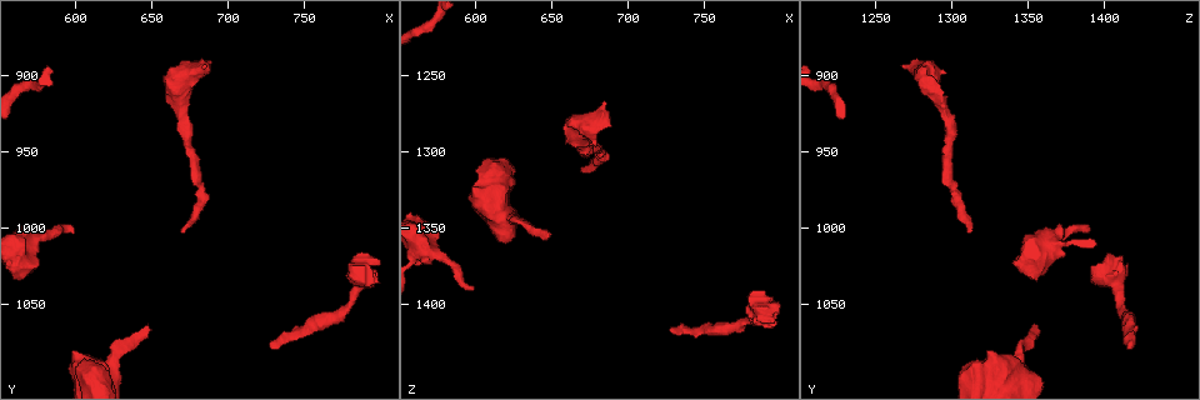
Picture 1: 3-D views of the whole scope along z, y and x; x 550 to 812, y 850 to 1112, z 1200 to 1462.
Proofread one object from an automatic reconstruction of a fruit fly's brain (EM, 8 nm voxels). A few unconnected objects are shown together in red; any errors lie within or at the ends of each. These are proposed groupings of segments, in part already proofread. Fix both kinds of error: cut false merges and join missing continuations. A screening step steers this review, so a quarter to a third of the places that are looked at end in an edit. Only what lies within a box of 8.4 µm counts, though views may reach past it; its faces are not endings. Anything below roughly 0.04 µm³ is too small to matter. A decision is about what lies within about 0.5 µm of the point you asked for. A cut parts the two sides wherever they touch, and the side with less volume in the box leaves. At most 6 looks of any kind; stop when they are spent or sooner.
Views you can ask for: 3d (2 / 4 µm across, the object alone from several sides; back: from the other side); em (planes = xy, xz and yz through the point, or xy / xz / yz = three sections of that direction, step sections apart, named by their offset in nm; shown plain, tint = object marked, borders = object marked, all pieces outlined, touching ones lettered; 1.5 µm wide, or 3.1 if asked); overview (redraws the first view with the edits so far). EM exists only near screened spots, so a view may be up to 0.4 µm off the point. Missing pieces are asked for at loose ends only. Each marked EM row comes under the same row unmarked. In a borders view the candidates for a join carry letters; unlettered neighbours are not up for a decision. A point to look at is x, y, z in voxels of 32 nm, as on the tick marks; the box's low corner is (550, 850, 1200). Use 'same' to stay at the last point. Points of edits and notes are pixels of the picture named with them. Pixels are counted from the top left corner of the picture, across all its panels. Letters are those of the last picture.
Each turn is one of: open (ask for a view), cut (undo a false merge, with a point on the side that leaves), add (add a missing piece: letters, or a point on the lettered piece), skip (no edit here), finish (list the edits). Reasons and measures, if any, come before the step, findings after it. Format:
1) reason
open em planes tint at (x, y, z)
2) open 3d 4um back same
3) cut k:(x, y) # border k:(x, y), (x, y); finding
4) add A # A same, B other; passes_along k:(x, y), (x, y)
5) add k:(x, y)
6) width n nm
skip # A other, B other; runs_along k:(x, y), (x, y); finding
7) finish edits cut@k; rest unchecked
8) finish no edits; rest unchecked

free end
open 3d 4um at (728, 1078, 1416)

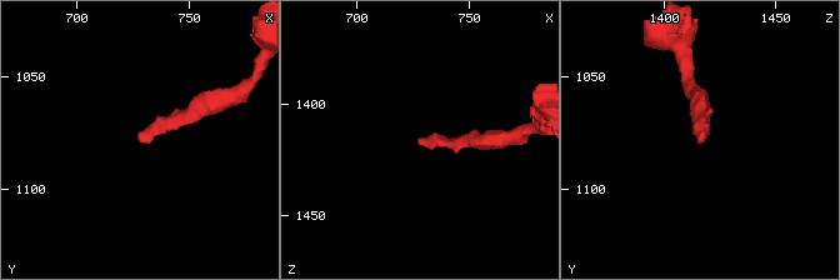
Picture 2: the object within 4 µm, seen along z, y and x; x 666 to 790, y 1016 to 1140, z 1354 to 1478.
now the EM
open em xy step 8 tint at (728, 1078, 1415)

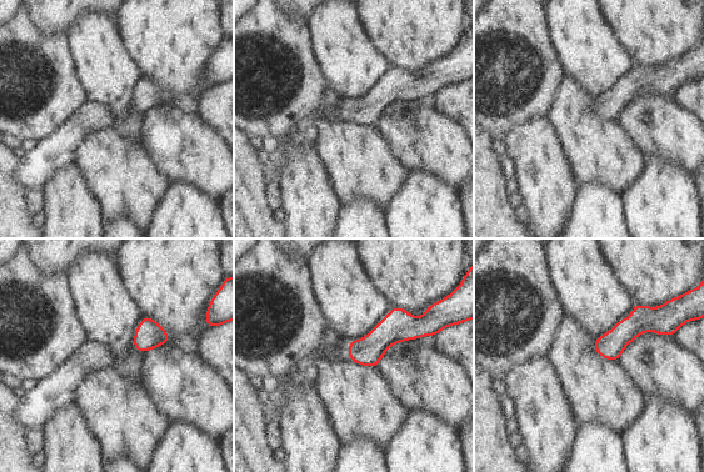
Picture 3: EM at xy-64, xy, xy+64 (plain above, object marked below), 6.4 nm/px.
cut it another way
open em planes borders same

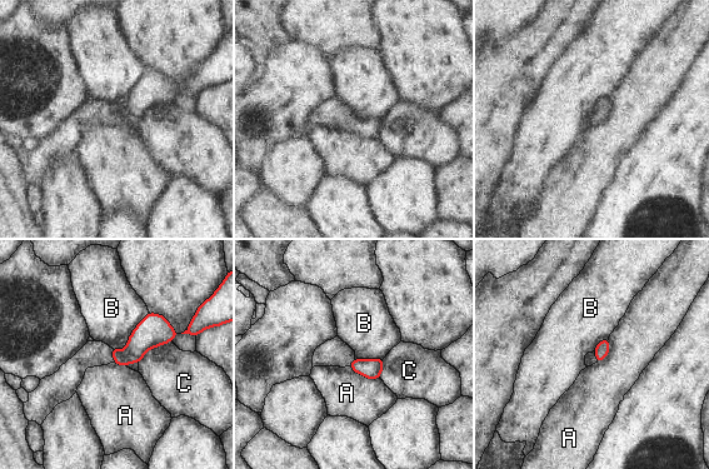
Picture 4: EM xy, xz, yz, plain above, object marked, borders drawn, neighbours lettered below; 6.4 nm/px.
skip # A other, B other, C other; border 4:(149, 313), (121, 352), (111, 348); none of them fits

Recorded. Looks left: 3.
branch stops here
open em planes borders at (650, 1066, 1354)

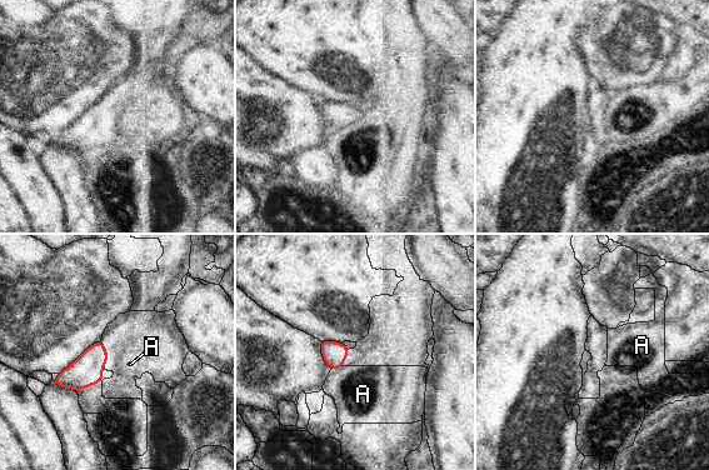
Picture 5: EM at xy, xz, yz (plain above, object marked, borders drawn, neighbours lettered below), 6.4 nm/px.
longest_contact A 80 nm
skip # A other; border 5:(341, 365), (331, 369); no lettered piece goes on from it

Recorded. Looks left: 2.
open em planes borders at (600, 998, 1392)

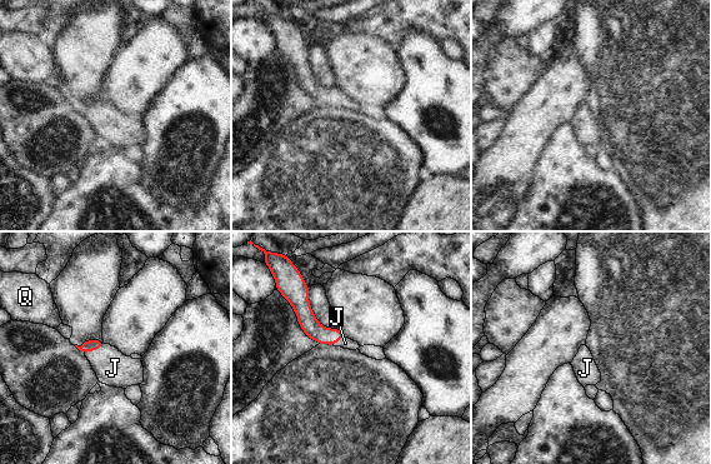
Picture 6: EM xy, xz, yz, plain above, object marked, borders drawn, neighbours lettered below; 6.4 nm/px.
add J # J same, Q other; the cell continues

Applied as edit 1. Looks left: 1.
finish edits add@6; rest unchecked

